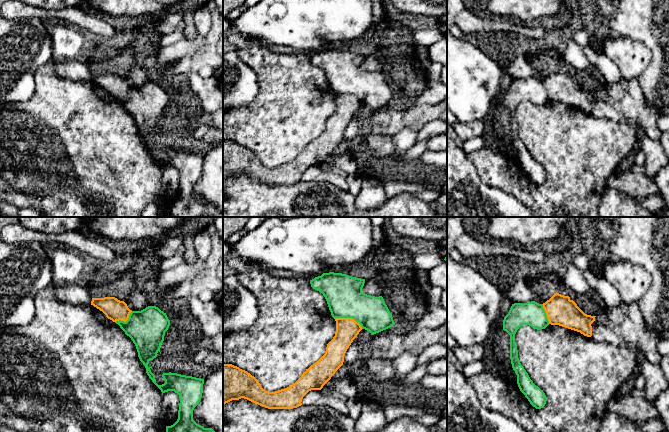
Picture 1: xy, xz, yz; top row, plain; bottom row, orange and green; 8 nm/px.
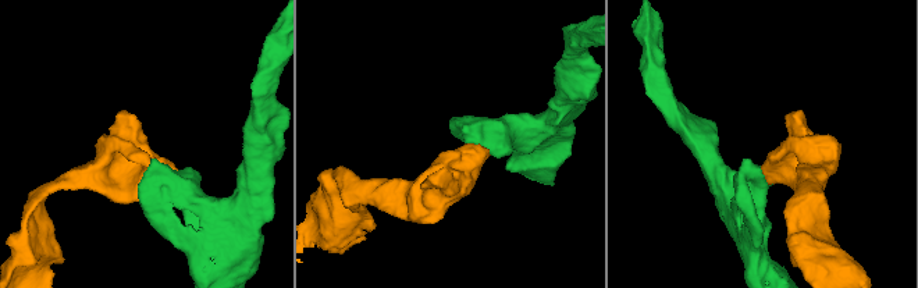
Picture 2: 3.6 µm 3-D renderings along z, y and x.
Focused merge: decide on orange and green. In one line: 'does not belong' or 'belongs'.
does not belong

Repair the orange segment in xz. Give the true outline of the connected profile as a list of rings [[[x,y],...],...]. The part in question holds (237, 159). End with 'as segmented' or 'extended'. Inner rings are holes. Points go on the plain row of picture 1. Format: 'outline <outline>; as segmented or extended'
outline [[[352,94],[334,95],[335,112],[327,120],[325,130],[285,165],[266,167],[247,147],[232,140],[223,140],[223,181],[244,174],[268,185],[293,185],[301,182],[303,173],[309,167],[321,166],[343,141],[347,125],[362,106],[361,101]]]; as segmented

